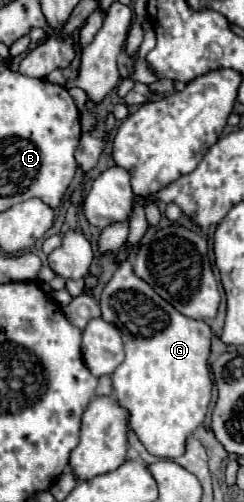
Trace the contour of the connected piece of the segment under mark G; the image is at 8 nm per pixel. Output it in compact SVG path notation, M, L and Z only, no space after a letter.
M139 198L135 206L135 214L131 220L131 232L125 244L127 258L121 262L113 278L103 288L99 306L103 312L103 320L113 324L123 338L125 344L125 360L113 372L113 396L121 408L129 412L127 424L143 442L143 446L159 458L177 458L185 452L185 440L193 434L193 430L203 422L207 414L207 406L211 400L211 378L209 378L209 348L211 348L211 328L203 320L193 320L177 312L169 302L165 302L145 280L137 278L131 266L131 258L135 248L131 244L139 244L143 234L147 232L145 212L141 208Z

